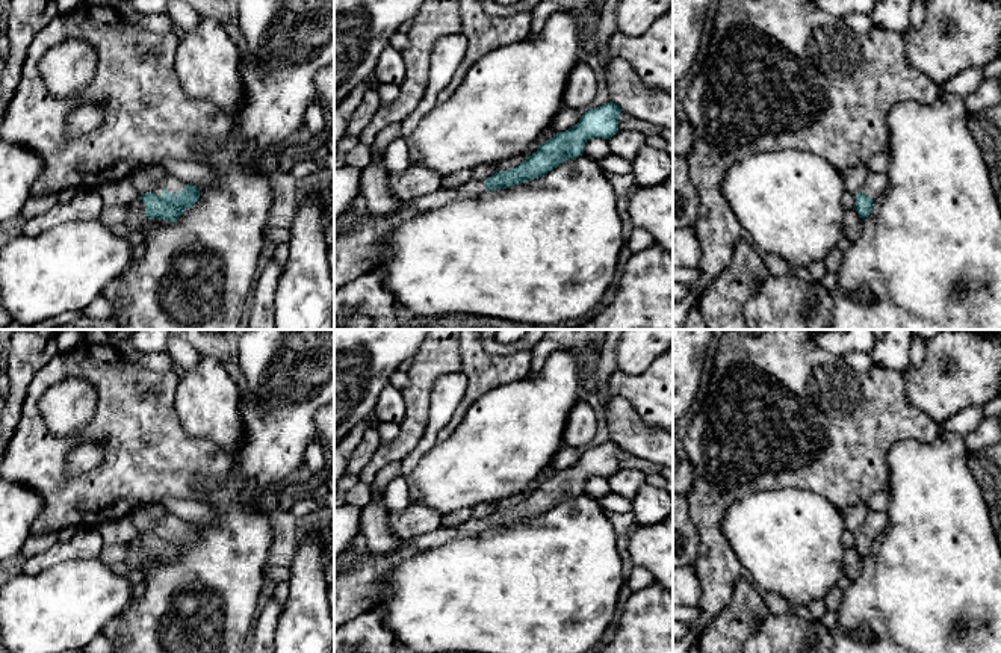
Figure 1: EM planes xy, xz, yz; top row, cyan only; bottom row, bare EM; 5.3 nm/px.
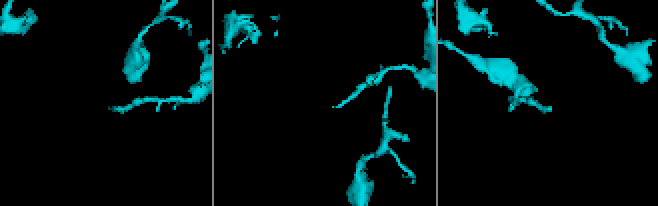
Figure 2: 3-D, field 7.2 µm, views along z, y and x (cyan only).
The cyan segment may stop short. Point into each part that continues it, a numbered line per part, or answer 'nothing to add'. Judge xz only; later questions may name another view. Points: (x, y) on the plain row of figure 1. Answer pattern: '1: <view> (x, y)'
1: xz (356, 588)

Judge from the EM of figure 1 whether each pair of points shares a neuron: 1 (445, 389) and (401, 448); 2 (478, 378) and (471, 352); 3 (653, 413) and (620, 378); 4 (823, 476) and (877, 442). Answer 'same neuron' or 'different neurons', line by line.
1: different neurons
2: same neuron
3: same neuron
4: same neuron

